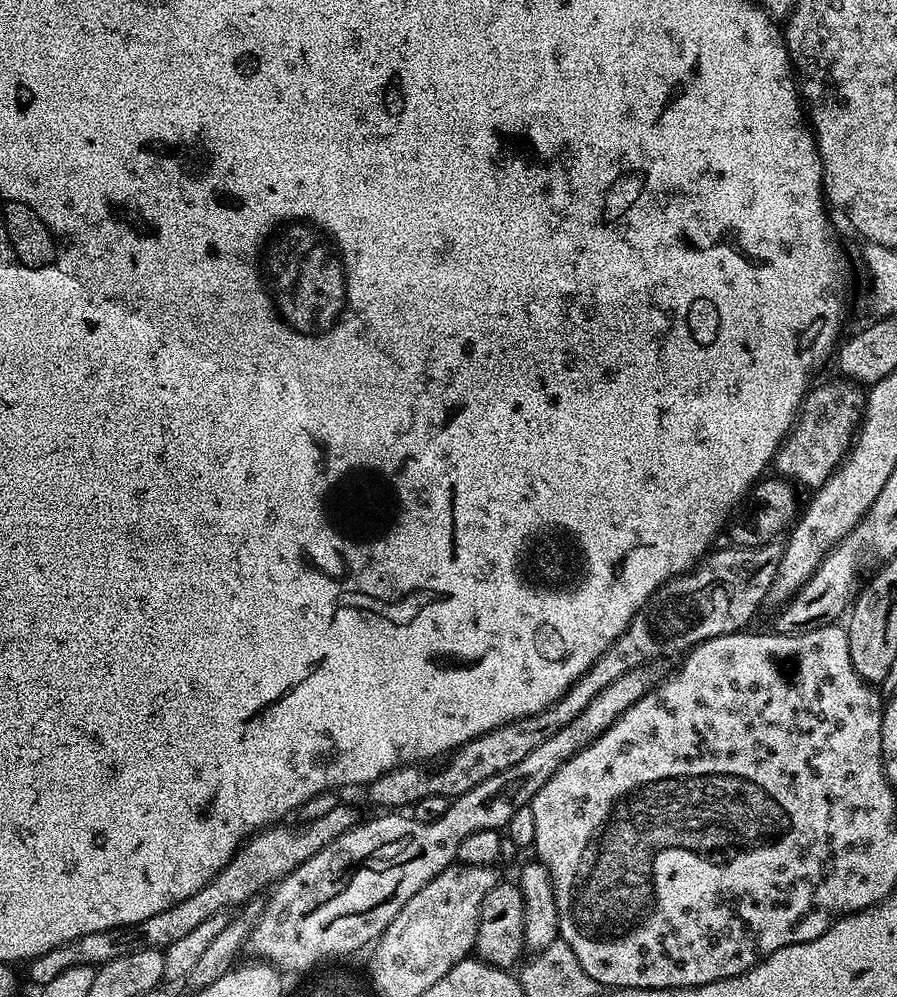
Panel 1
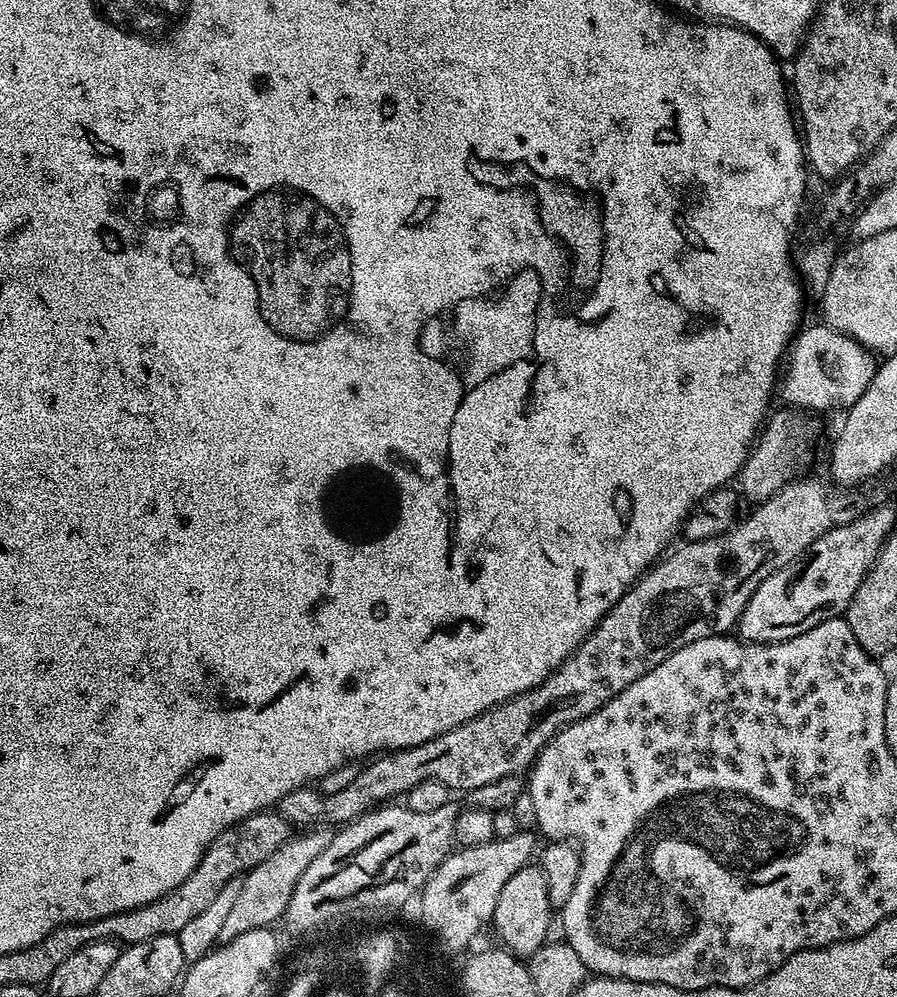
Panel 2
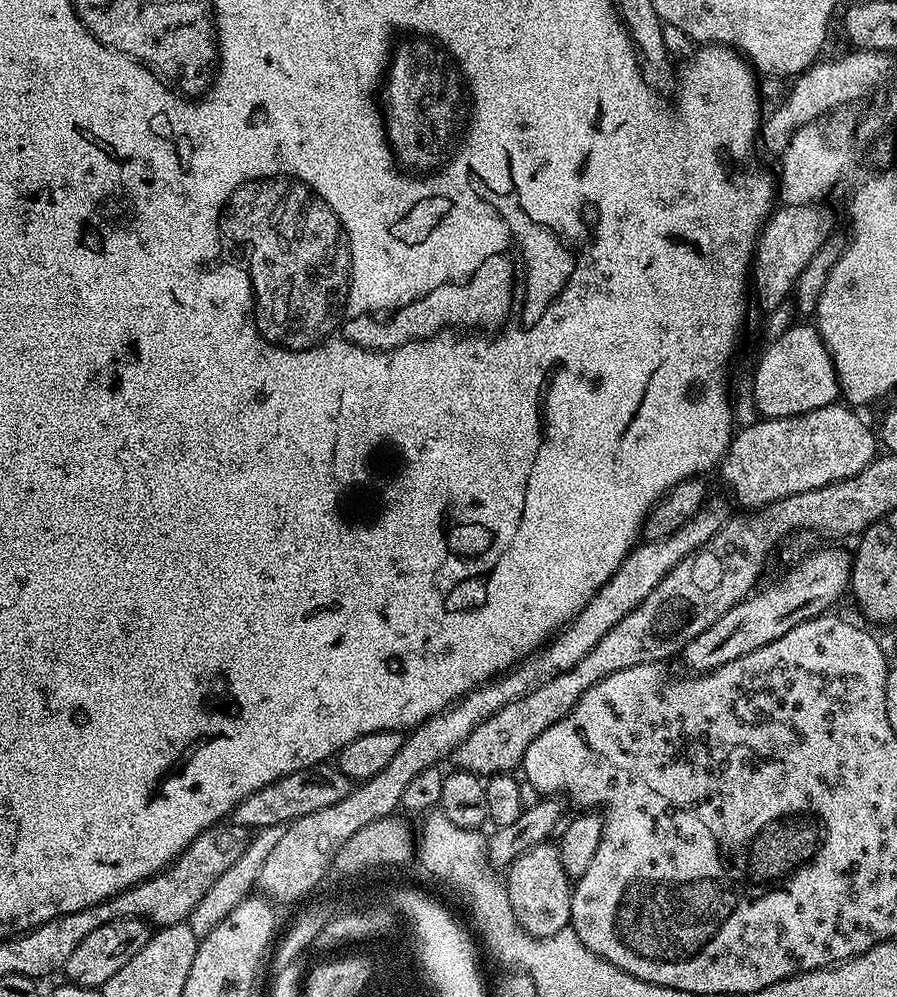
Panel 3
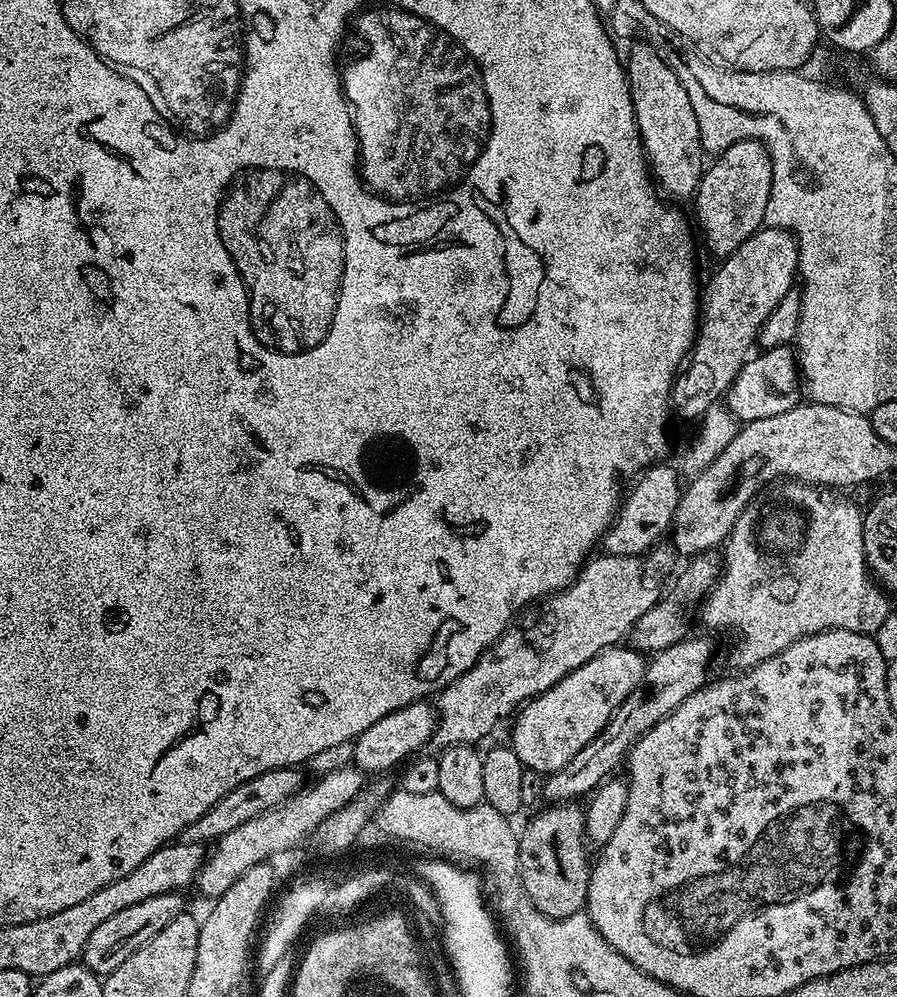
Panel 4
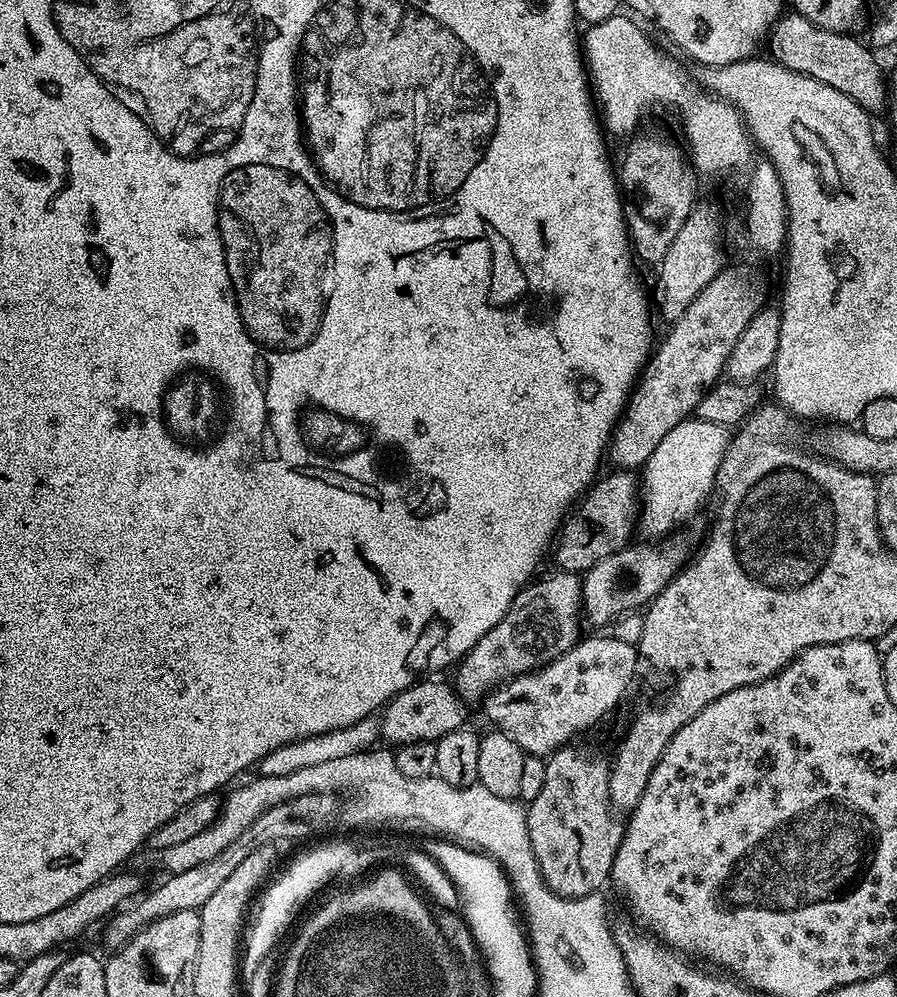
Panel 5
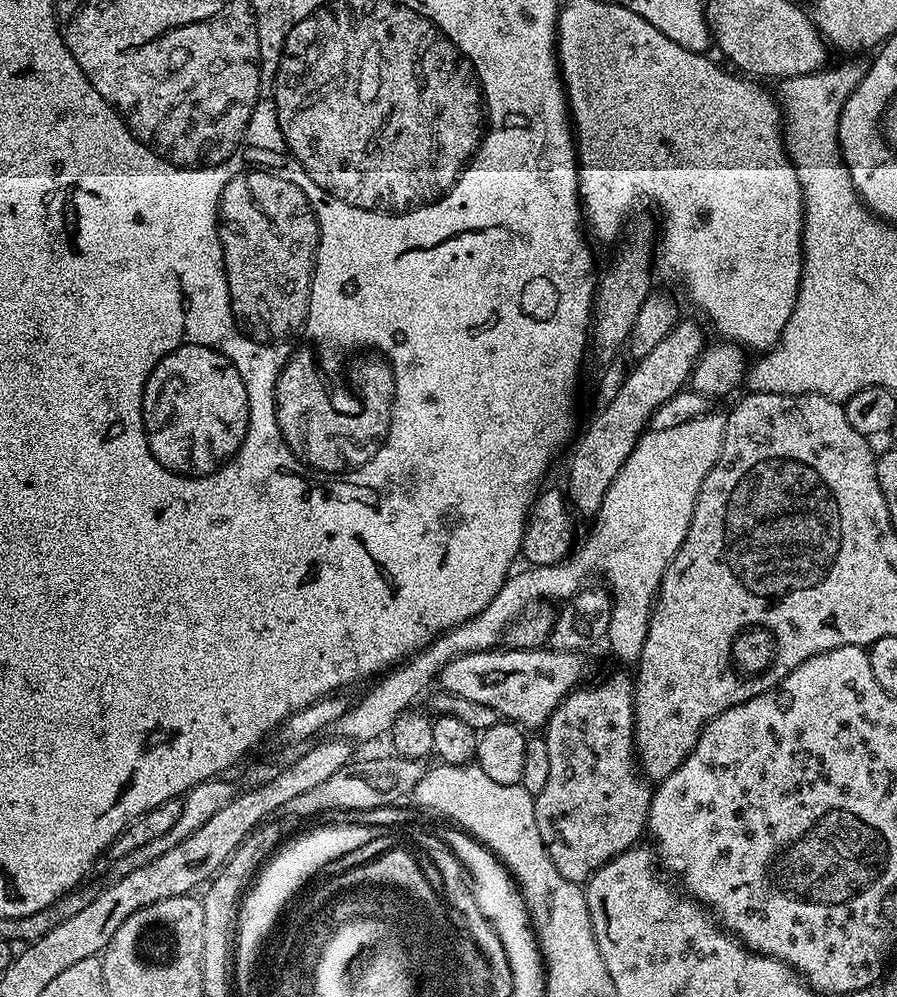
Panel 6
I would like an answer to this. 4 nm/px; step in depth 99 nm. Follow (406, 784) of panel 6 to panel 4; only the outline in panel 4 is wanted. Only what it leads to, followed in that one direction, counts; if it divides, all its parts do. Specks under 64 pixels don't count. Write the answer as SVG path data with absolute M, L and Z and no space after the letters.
M167 892L146 898L146 902L134 902L134 906L126 906L126 910L118 910L118 914L106 918L106 922L102 922L102 926L98 926L98 930L86 938L82 963L101 978L109 976L118 970L118 966L122 966L122 962L126 962L126 958L130 958L130 954L134 954L134 950L142 950L142 946L146 946L154 934L166 930L174 918L185 915L184 898L179 892Z

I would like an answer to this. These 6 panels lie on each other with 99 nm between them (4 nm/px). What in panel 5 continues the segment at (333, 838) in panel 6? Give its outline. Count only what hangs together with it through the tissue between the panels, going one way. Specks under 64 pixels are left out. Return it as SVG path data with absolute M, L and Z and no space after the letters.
M328 844L314 848L300 855L280 876L271 881L259 897L260 904L250 930L246 936L241 959L241 975L248 979L259 975L263 968L261 963L273 950L278 940L285 934L302 906L318 891L326 887L338 877L361 877L360 868L368 864L368 860L358 860L354 854L357 845Z

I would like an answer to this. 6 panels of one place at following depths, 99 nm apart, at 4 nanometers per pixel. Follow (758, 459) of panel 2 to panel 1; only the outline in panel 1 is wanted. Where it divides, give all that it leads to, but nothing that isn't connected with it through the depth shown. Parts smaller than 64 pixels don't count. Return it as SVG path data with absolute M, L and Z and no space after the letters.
M850 380L840 381L817 385L809 391L800 405L792 431L776 453L777 473L797 485L810 486L812 490L824 485L844 462L859 431L867 400L865 389Z

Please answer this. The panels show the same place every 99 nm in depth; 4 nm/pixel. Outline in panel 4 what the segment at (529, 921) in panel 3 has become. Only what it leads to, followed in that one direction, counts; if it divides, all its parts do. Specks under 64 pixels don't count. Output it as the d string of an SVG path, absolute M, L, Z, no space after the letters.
M579 803L553 804L545 807L545 812L537 811L532 821L524 828L524 833L519 833L518 839L518 866L524 893L530 898L530 902L549 920L566 918L570 914L578 914L585 911L588 903L588 887L592 877L593 861L588 860L589 845L584 838L584 811Z

